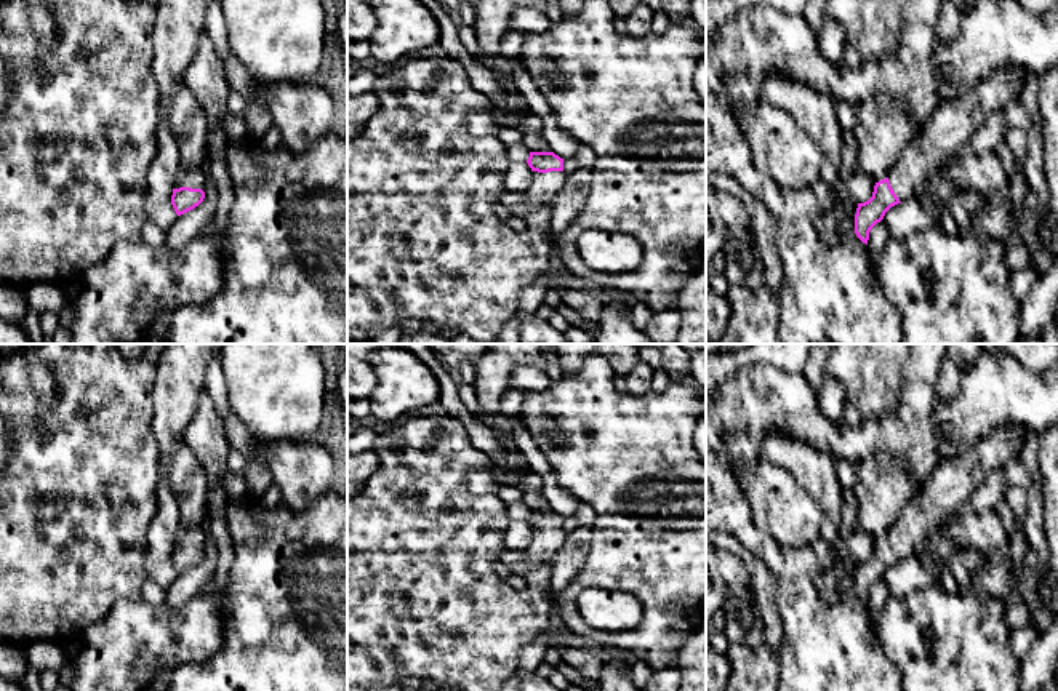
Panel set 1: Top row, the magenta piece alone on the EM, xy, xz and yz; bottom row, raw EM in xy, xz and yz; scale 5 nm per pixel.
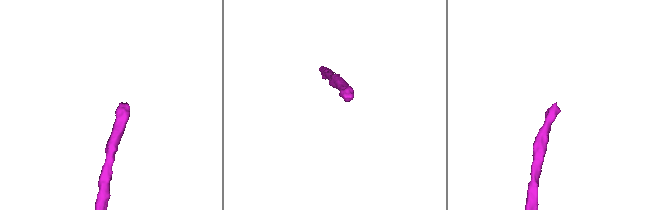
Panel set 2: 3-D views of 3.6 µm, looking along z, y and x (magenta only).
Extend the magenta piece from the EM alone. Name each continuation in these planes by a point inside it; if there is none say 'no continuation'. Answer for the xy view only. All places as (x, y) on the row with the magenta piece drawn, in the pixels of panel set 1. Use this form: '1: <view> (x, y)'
1: xy (194, 178)

